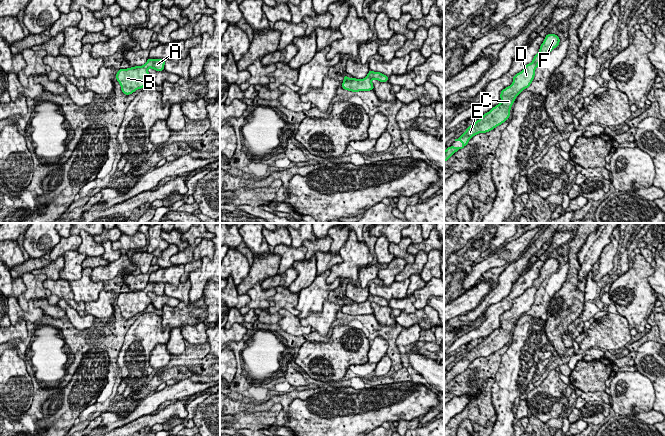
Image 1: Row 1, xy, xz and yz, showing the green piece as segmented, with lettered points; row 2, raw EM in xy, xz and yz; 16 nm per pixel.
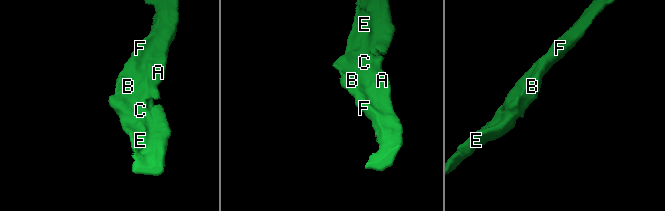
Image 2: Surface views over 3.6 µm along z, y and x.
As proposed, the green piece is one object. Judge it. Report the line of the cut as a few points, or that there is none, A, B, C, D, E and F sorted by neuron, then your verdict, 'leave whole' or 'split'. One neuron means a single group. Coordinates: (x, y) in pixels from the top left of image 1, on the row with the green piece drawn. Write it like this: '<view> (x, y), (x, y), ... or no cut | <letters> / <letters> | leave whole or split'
no cut | A B C D E F | leave whole

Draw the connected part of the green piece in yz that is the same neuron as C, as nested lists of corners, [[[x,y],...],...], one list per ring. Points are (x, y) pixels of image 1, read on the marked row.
[[[547,34],[540,46],[539,52],[534,55],[533,61],[527,64],[524,69],[515,74],[510,86],[503,89],[500,93],[501,102],[493,107],[489,112],[483,114],[474,124],[466,128],[466,132],[455,141],[461,141],[461,147],[450,146],[444,151],[444,162],[446,162],[455,152],[464,148],[469,140],[479,133],[486,133],[504,123],[510,116],[510,110],[516,97],[532,83],[535,70],[541,59],[560,43],[560,38],[555,34]]]

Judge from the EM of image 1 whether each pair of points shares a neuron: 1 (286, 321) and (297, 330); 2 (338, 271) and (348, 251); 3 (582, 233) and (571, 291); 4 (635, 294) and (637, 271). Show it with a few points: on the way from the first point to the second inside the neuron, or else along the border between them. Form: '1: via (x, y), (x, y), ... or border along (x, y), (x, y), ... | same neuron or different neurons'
1: via (289, 323), (294, 328) | same neuron
2: via (343, 266), (348, 261), (348, 256) | same neuron
3: via (573, 247), (572, 277) | same neuron
4: via (635, 288), (636, 277) | same neuron

